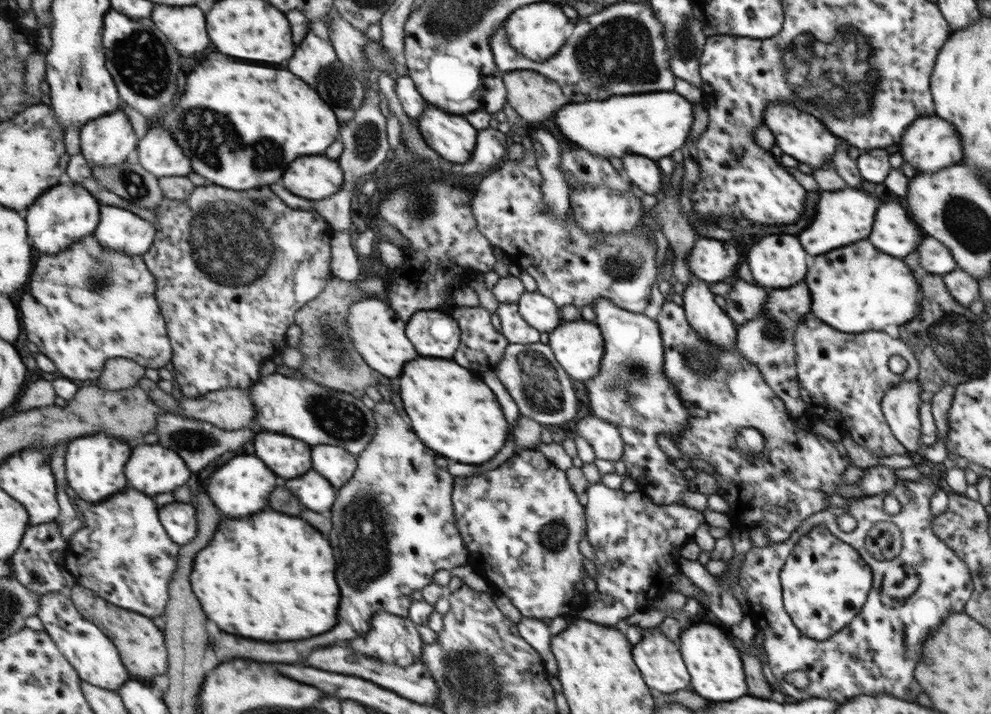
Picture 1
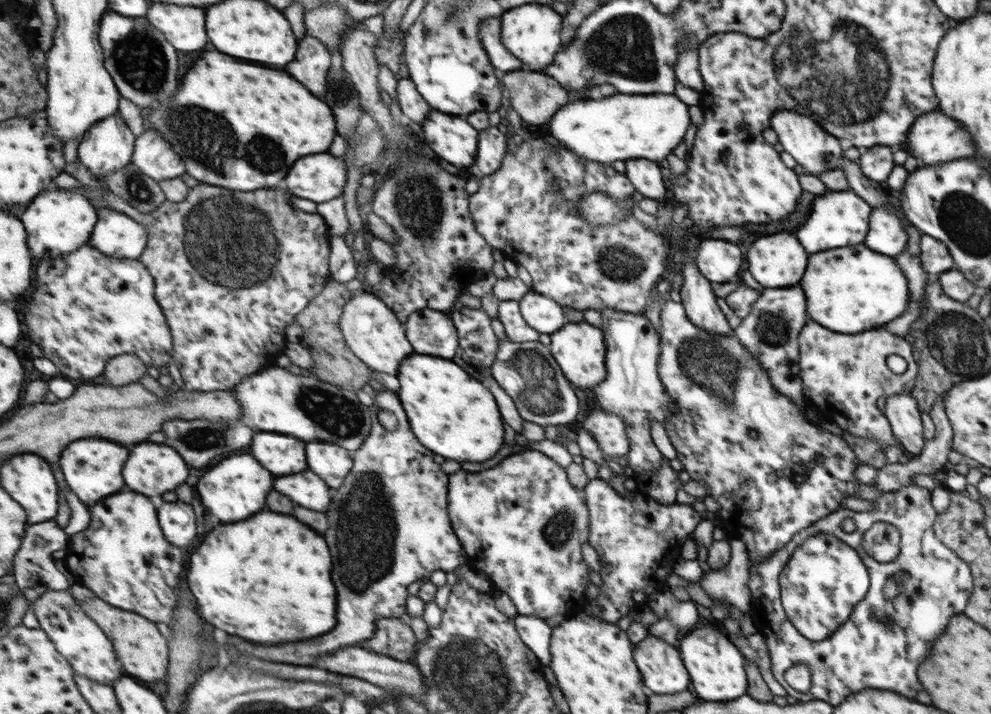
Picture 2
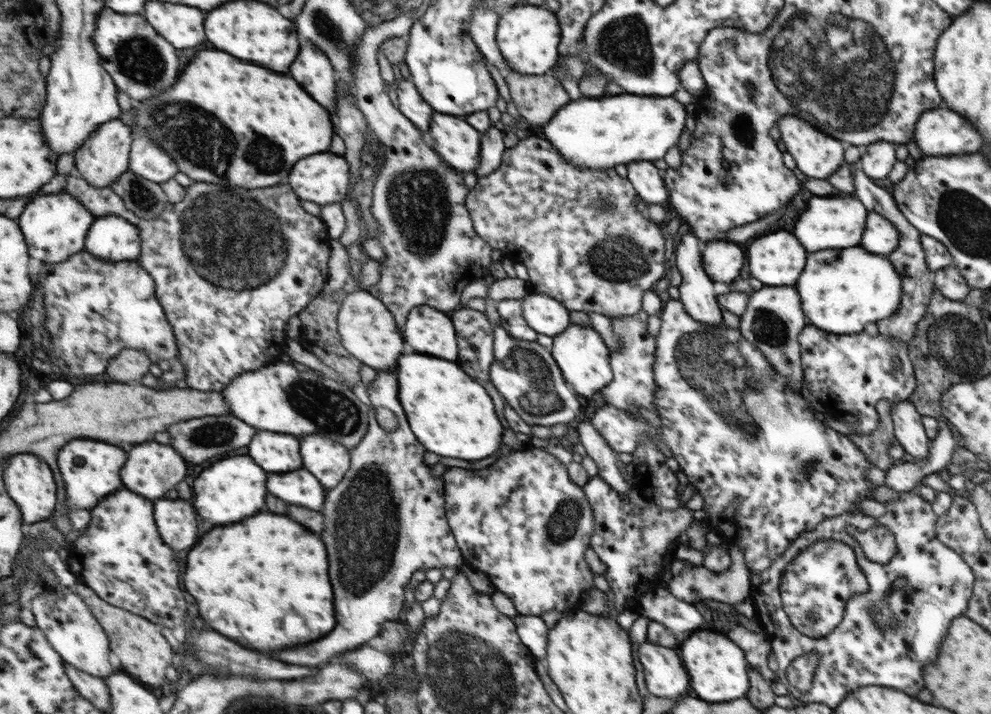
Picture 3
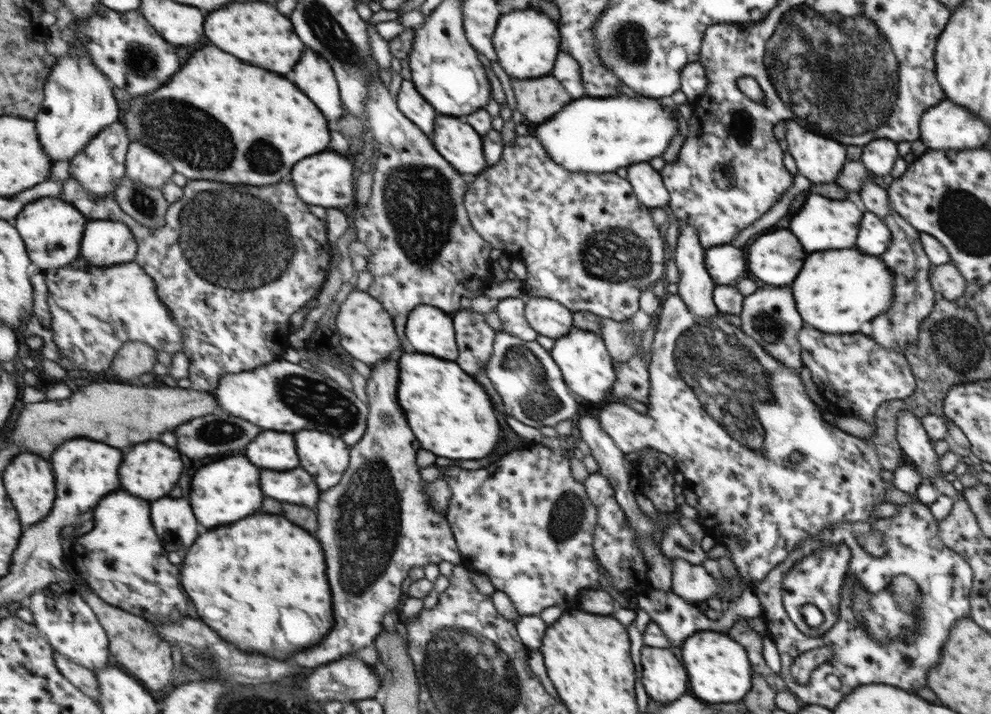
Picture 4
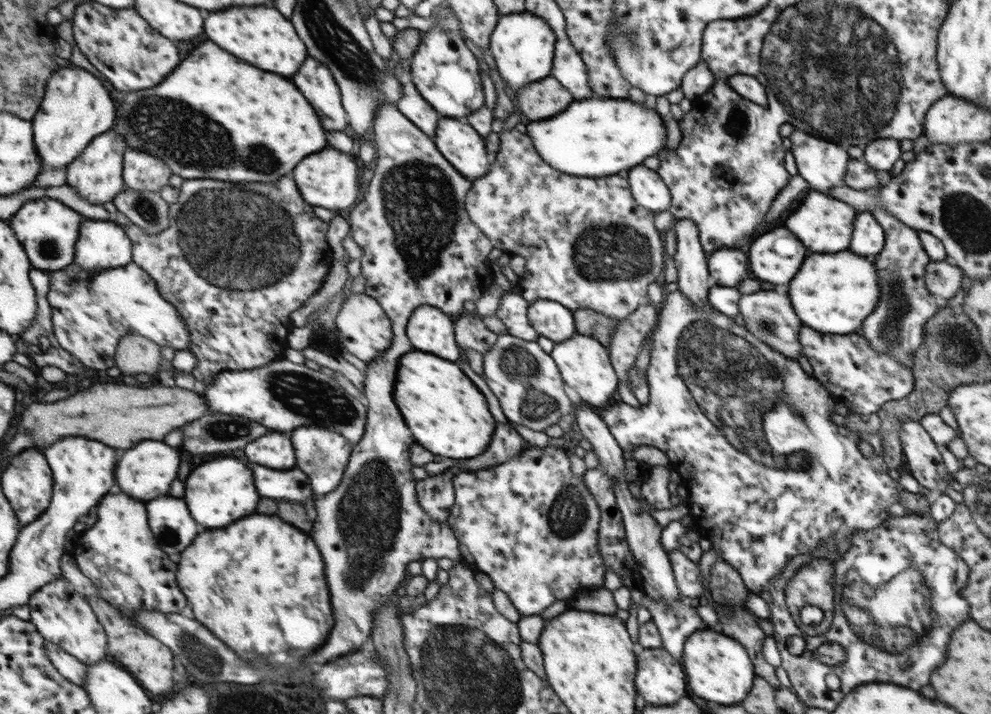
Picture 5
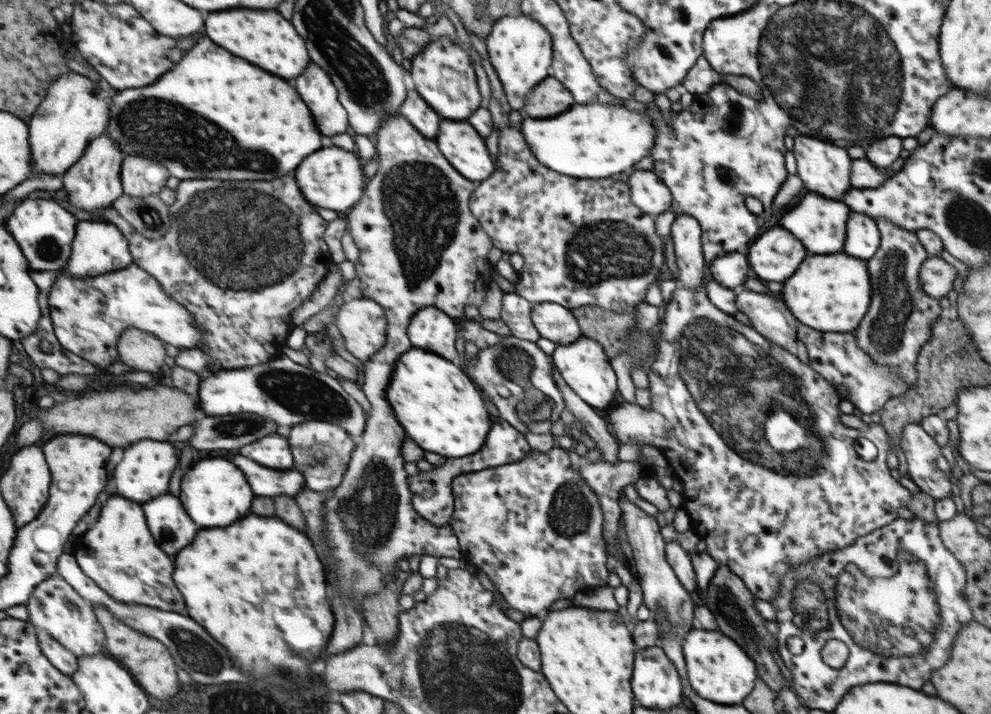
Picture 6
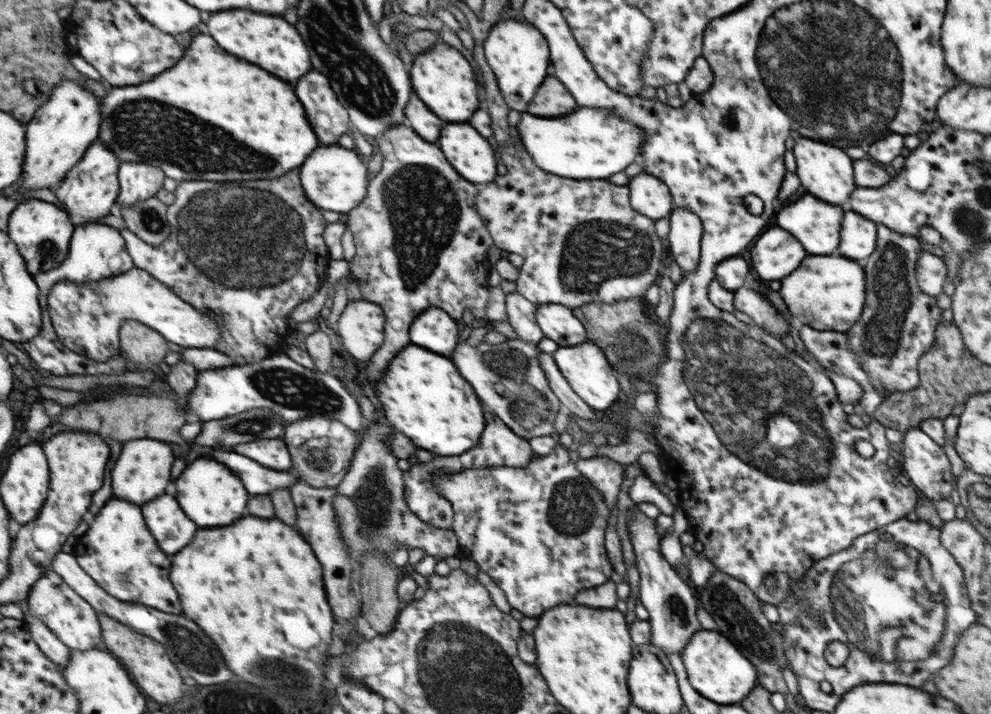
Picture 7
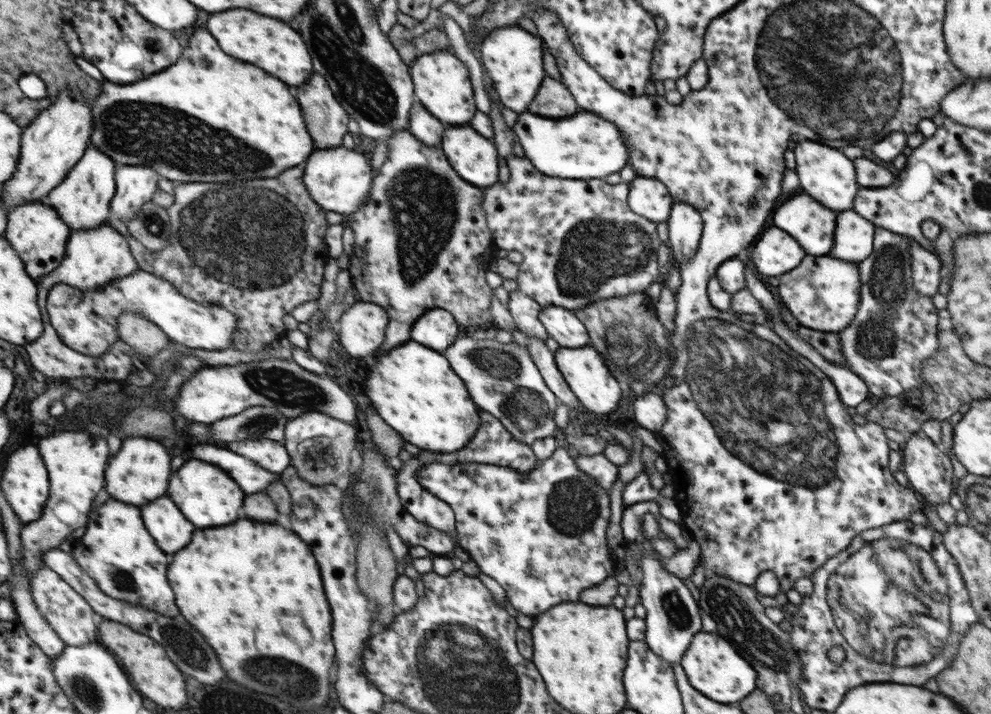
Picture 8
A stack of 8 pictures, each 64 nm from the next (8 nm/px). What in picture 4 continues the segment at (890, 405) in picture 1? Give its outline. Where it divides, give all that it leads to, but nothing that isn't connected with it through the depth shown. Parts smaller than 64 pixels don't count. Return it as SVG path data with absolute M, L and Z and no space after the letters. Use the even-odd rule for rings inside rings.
M907 410L899 412L895 436L899 448L903 450L905 462L919 468L917 472L921 472L923 484L931 484L929 478L937 474L937 468L931 468L931 464L935 462L935 448L933 440L927 436L923 428L923 422Z

